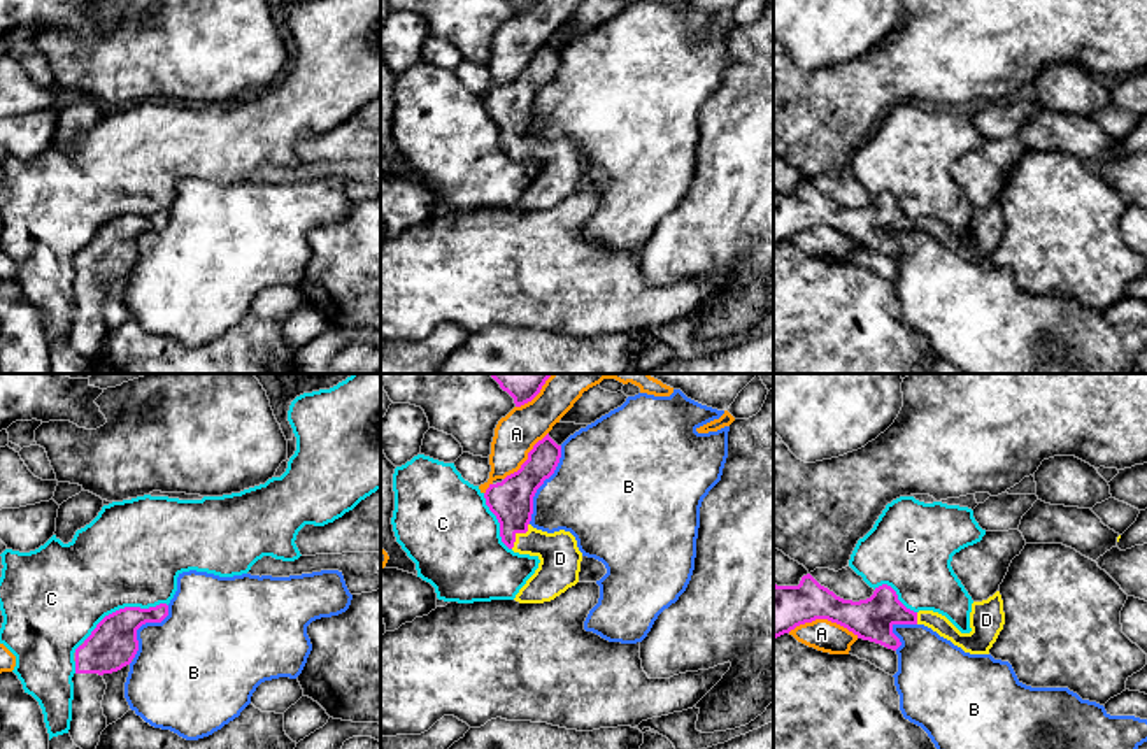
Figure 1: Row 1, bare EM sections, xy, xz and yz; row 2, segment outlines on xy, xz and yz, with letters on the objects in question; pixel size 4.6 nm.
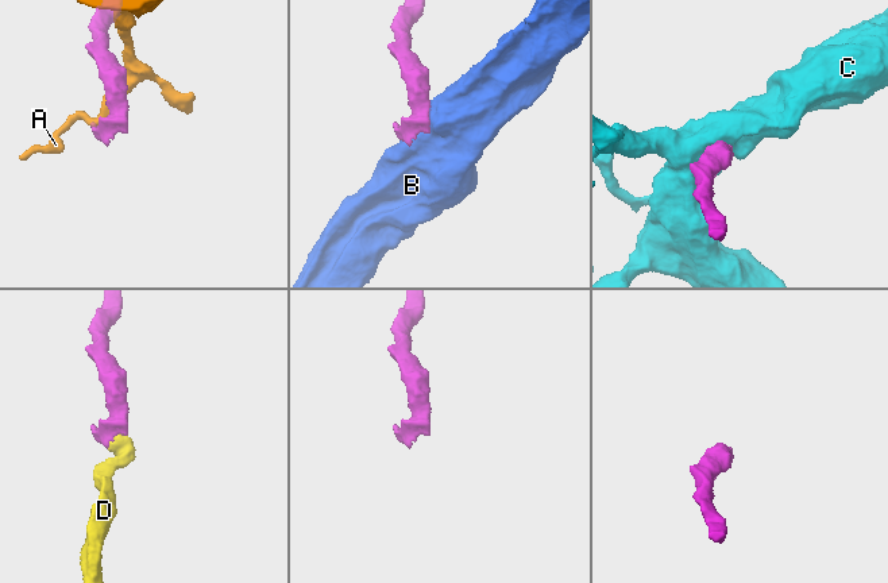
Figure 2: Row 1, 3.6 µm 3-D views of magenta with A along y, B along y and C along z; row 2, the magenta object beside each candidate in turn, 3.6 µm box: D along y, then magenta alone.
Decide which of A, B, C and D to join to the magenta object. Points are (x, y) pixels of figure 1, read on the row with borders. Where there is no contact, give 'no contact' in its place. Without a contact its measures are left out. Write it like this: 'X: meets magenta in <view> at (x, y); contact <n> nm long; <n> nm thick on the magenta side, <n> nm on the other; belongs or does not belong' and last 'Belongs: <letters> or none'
A: meets magenta in yz at (823, 618); contact 320 nm long; 220 nm thick on the magenta side, 140 nm on the other; does not belong
B: meets magenta in xz at (542, 483); contact 400 nm long; 200 nm thick on the magenta side, 420 nm on the other; does not belong
C: meets magenta in xy at (125, 607); contact 420 nm long; 220 nm thick on the magenta side, 480 nm on the other; does not belong
D: meets magenta in xz at (518, 532); contact 150 nm long; 200 nm thick on the magenta side, 190 nm on the other; belongs
Belongs: D

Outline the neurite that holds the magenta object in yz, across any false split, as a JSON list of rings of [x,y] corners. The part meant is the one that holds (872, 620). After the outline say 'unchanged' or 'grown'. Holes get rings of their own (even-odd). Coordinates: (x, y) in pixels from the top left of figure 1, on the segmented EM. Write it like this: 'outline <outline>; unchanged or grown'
outline [[[810,574],[803,575],[798,586],[773,584],[773,638],[816,619],[828,619],[831,623],[837,623],[852,631],[858,638],[880,644],[893,651],[896,651],[901,646],[900,638],[893,633],[894,624],[924,624],[937,631],[940,637],[951,640],[954,646],[961,647],[965,653],[989,654],[989,649],[993,647],[1000,631],[1003,630],[1005,612],[1000,591],[996,591],[987,600],[973,602],[970,612],[972,631],[961,633],[945,616],[938,612],[914,612],[907,609],[898,600],[896,591],[887,584],[875,588],[870,598],[859,602],[844,600],[837,596],[828,588],[821,586]]]; grown

